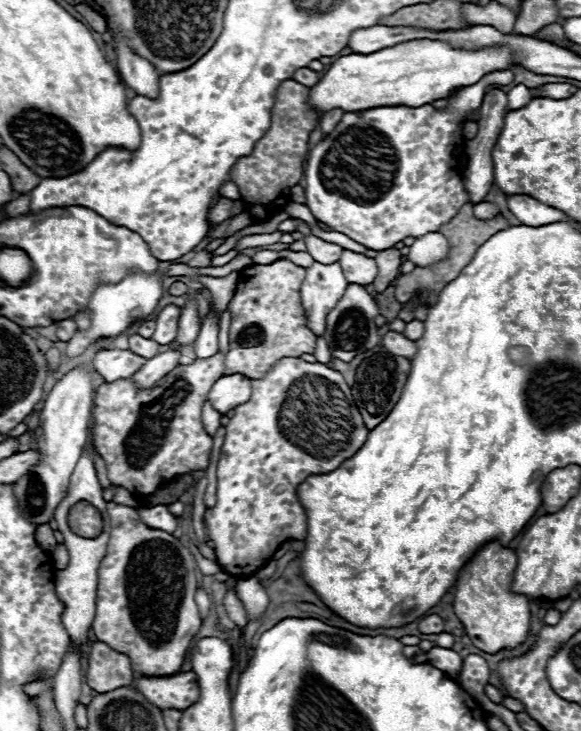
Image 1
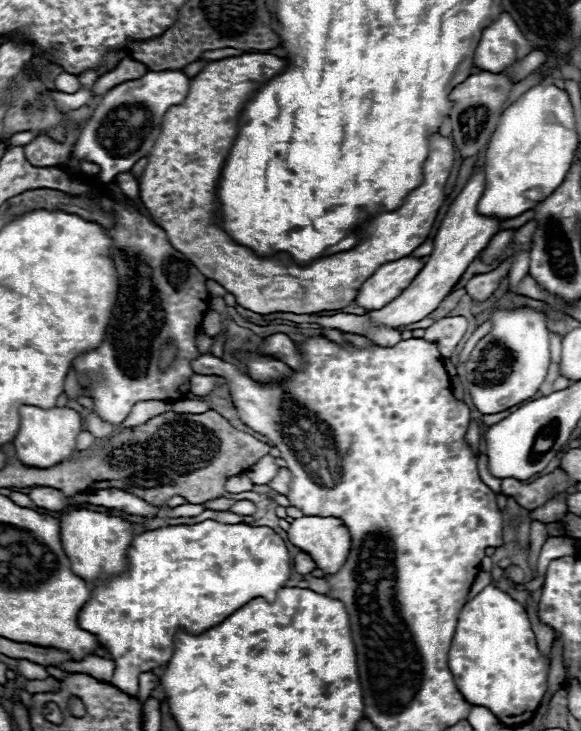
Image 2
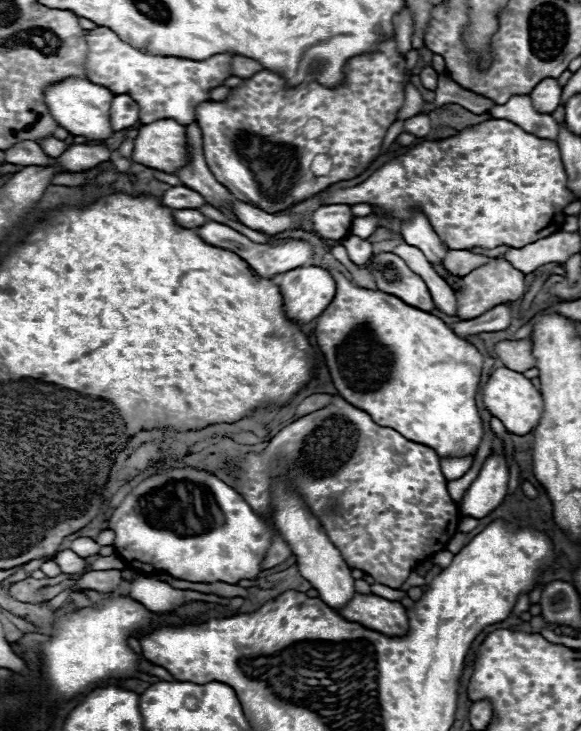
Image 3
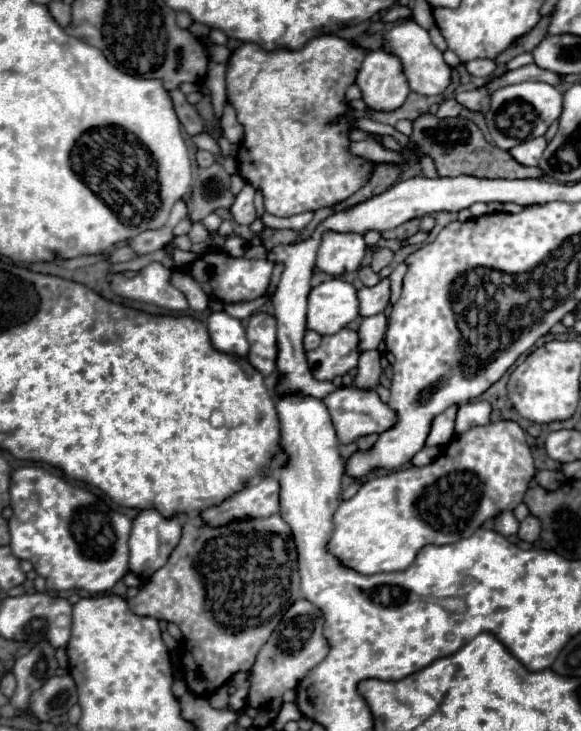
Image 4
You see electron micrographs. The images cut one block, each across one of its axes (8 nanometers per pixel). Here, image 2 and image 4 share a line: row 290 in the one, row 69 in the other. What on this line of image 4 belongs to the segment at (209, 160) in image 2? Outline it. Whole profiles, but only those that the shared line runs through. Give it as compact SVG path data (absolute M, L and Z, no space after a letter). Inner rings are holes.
M316 36L316 38L310 38L300 50L290 50L290 48L276 48L276 50L264 50L260 48L258 44L242 44L230 58L228 62L228 72L226 72L226 88L228 88L228 100L232 102L232 106L236 108L238 112L238 120L240 124L244 126L246 130L246 136L242 140L242 148L238 152L238 172L240 176L250 182L254 188L262 190L264 194L264 208L266 212L274 214L274 216L292 216L292 214L300 214L300 212L306 212L306 210L318 210L322 206L332 206L336 202L342 202L346 198L350 198L356 190L360 190L364 184L366 184L366 176L368 176L368 166L366 166L366 160L364 158L358 158L358 156L352 156L348 154L348 144L350 140L346 138L346 132L348 132L348 124L346 124L346 118L344 118L344 110L346 110L346 104L344 104L344 92L348 88L348 84L354 84L354 78L358 74L358 66L362 64L362 58L364 58L364 50L362 48L354 48L350 46L346 40L342 38L336 38L336 36ZM340 118L340 124L330 124L332 120Z

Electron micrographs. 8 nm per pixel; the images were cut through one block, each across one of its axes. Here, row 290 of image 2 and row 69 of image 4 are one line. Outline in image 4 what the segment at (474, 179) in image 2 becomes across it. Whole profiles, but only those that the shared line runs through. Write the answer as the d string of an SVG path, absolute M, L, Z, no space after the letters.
M414 20L400 22L400 24L392 26L388 32L384 32L382 34L382 50L400 60L412 92L436 96L436 94L442 94L446 90L446 86L450 84L450 74L452 74L450 66L444 62L442 52L430 42L428 30L418 26Z

